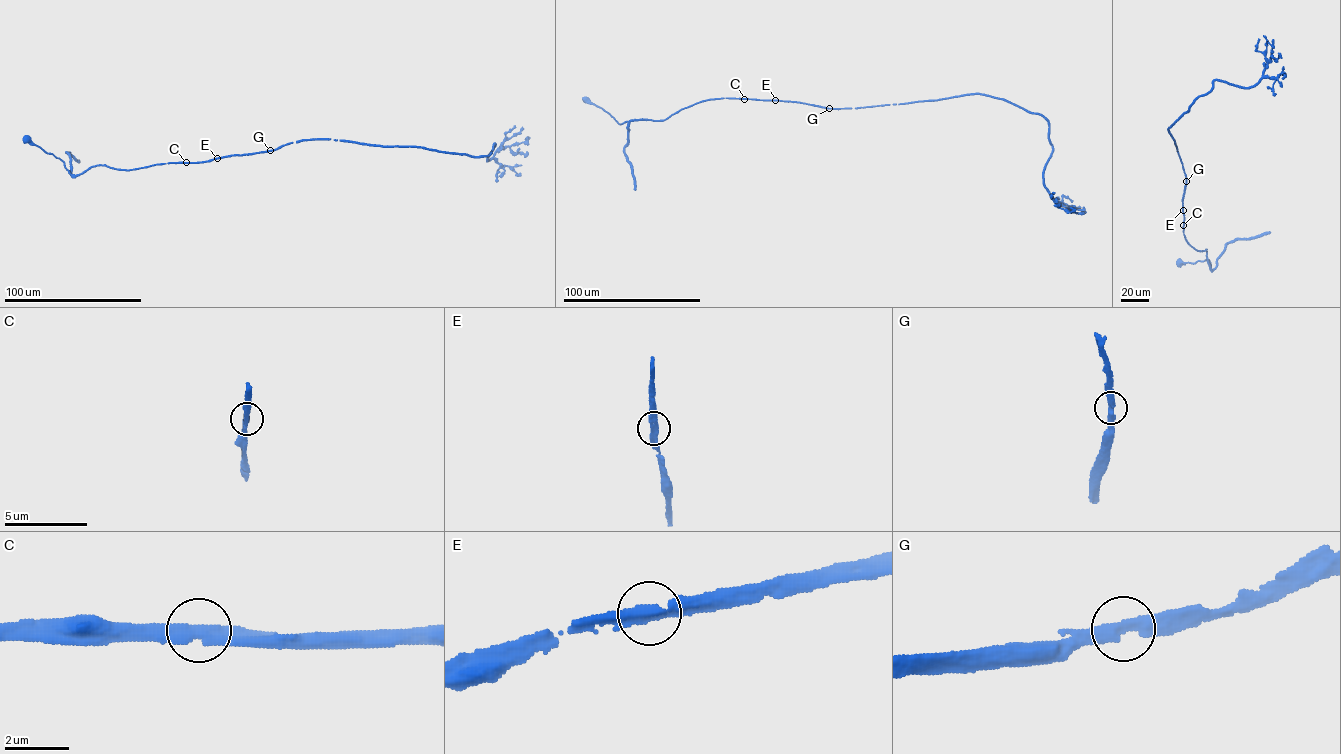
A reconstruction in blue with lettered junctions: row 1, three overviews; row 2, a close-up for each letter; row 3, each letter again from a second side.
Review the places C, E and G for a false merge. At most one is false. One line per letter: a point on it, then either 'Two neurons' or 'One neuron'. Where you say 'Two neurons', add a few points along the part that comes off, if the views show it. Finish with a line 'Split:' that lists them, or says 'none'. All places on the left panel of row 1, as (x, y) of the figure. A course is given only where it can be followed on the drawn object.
C: Place: (186, 162). One neuron
E: Place: (217, 158). One neuron
G: Place: (270, 150). One neuron
Split: none

